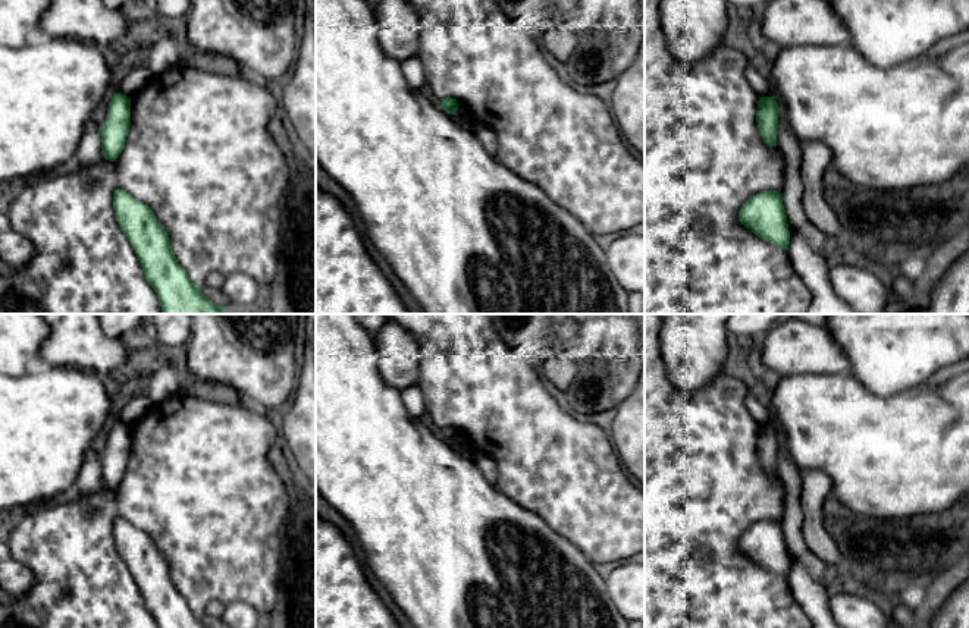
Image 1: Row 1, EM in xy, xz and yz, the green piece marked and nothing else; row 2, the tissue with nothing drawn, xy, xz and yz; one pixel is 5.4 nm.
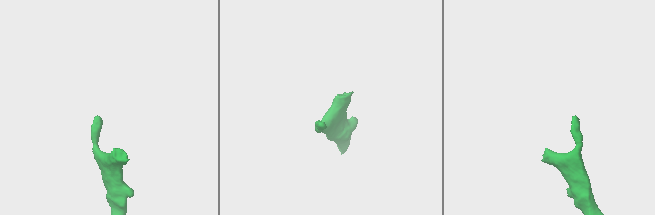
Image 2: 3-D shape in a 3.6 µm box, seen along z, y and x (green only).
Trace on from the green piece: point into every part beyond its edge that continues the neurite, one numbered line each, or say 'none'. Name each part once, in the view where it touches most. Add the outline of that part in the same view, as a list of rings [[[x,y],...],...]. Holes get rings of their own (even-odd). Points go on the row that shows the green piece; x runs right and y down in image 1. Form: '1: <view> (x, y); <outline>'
none

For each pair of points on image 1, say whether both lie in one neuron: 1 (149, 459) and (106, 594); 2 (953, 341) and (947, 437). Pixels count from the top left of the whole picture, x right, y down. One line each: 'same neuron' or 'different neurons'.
1: same neuron
2: different neurons

